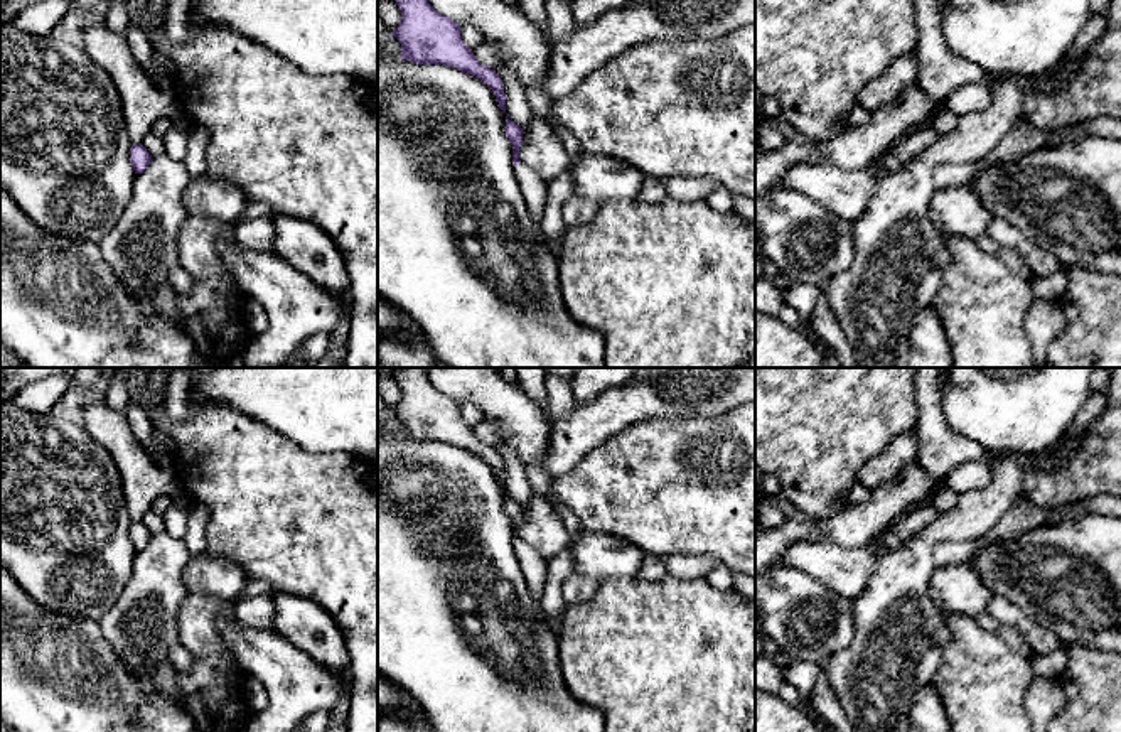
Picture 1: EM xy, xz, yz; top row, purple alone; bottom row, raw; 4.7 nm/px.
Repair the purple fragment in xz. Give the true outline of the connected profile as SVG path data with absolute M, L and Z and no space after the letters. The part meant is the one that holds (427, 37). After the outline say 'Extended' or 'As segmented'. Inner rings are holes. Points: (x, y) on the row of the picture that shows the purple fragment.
M428 0L394 2L401 10L401 20L391 35L401 42L400 59L416 64L443 64L479 78L494 91L499 108L506 113L501 76L474 57L472 49L460 37L460 25L438 13Z. As segmented

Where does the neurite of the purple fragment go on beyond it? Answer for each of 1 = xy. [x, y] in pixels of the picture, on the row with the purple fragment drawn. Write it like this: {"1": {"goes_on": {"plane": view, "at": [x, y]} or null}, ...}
{"1": {"goes_on": null}}

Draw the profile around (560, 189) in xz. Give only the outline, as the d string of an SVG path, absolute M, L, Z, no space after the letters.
M566 169L548 182L548 197L541 223L541 234L544 238L555 238L560 243L563 241L568 226L563 223L561 207L570 197L573 197L573 186L570 169Z

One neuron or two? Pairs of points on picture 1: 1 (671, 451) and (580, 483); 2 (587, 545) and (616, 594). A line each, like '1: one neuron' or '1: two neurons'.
1: one neuron
2: two neurons

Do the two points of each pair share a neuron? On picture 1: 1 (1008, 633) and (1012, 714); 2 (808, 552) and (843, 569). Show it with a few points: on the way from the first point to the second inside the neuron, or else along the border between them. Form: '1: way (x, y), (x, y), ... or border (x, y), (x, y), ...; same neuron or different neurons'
1: border (995, 633), (1030, 658); different neurons
2: way (816, 559), (835, 567); same neuron

